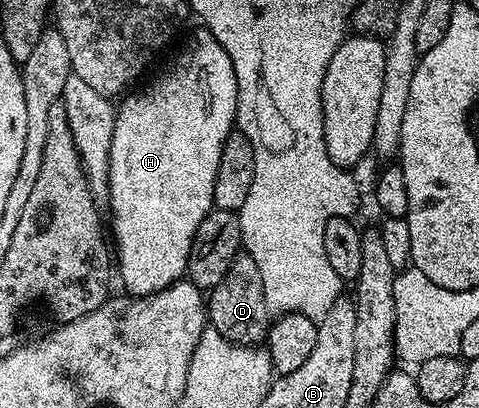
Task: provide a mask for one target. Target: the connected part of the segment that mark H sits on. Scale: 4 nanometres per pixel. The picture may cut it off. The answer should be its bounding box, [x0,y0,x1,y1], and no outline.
[109,31,237,297]

